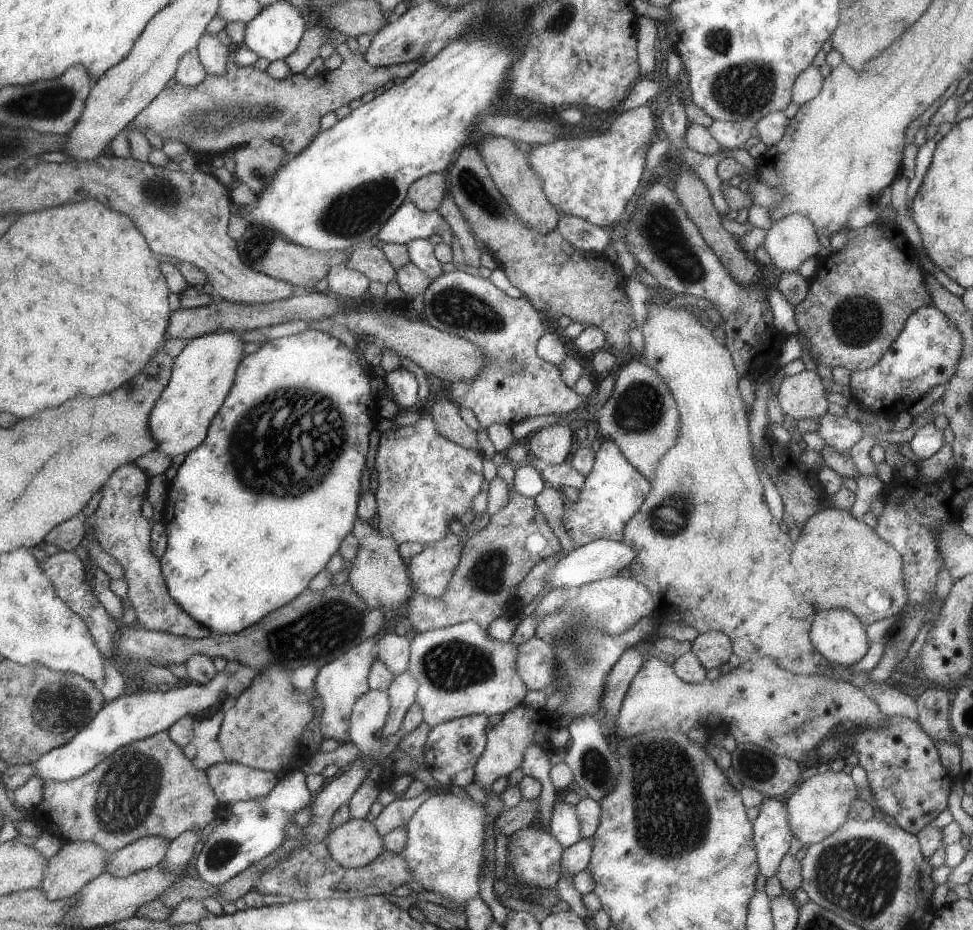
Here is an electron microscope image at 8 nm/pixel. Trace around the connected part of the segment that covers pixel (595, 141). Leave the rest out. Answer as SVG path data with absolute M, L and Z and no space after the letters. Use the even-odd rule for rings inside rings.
M648 104L628 110L624 113L622 121L614 125L614 128L606 134L594 136L594 138L569 138L556 140L552 143L545 143L534 147L528 154L528 165L536 174L536 177L543 183L543 192L550 200L558 212L562 215L571 215L582 218L589 224L611 229L625 213L625 208L630 202L634 192L638 190L642 182L642 172L644 172L644 152L642 152L642 142L653 142L652 132L654 132L654 116Z

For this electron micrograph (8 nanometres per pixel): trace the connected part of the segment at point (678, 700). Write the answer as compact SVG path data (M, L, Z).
M648 656L636 677L628 688L625 700L618 714L618 738L644 733L651 729L671 729L680 733L688 733L696 726L705 727L708 716L719 713L721 724L732 729L737 743L750 742L757 746L772 750L775 754L794 759L806 765L812 761L812 752L824 740L826 734L840 722L849 719L866 727L882 727L887 725L888 716L879 710L879 704L870 699L861 689L848 681L836 682L823 675L800 675L777 666L774 660L762 658L756 661L742 662L738 668L722 675L718 680L703 683L684 683L674 672L674 667L662 662L657 656Z

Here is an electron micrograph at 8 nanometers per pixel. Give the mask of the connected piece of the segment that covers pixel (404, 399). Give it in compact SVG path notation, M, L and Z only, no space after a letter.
M400 365L397 370L386 374L384 382L392 389L394 402L401 411L417 409L419 386L412 372Z

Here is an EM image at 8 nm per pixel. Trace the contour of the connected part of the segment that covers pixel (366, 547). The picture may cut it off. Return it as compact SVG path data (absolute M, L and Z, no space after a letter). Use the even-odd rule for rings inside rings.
M356 518L351 532L358 538L359 548L355 558L349 563L351 572L348 582L371 609L382 607L389 611L391 608L406 606L414 590L411 588L406 562L399 552L399 544L360 518Z

